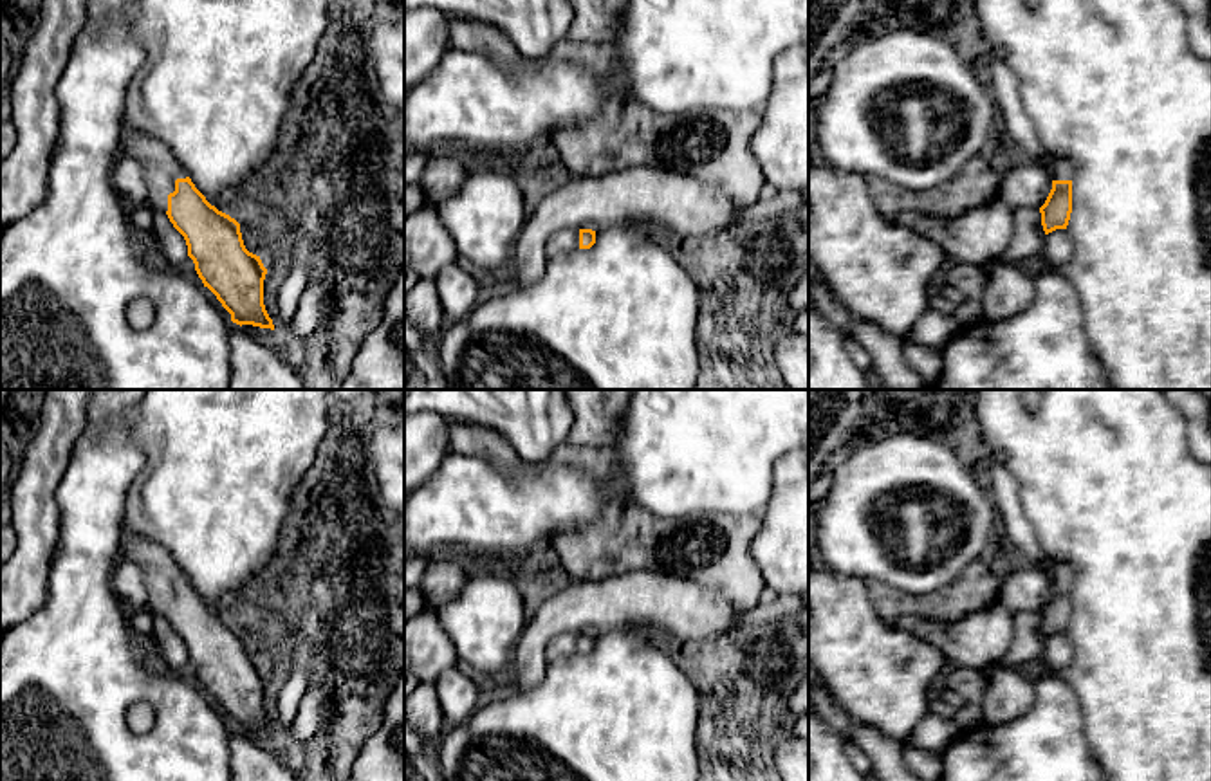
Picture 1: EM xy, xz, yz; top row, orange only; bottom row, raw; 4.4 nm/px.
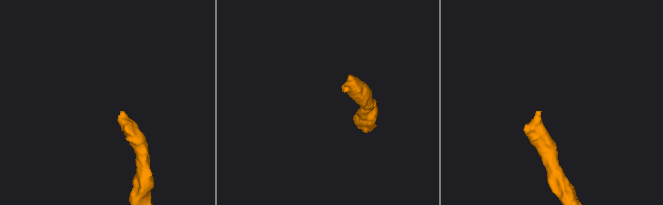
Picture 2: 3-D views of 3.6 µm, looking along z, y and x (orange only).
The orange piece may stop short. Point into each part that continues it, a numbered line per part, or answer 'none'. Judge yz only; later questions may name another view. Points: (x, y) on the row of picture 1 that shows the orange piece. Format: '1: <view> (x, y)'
1: yz (1063, 170)

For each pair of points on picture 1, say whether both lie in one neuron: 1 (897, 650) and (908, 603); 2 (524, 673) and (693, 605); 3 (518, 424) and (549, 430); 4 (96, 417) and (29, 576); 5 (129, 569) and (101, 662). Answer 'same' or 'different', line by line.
1: different
2: same
3: same
4: different
5: different

